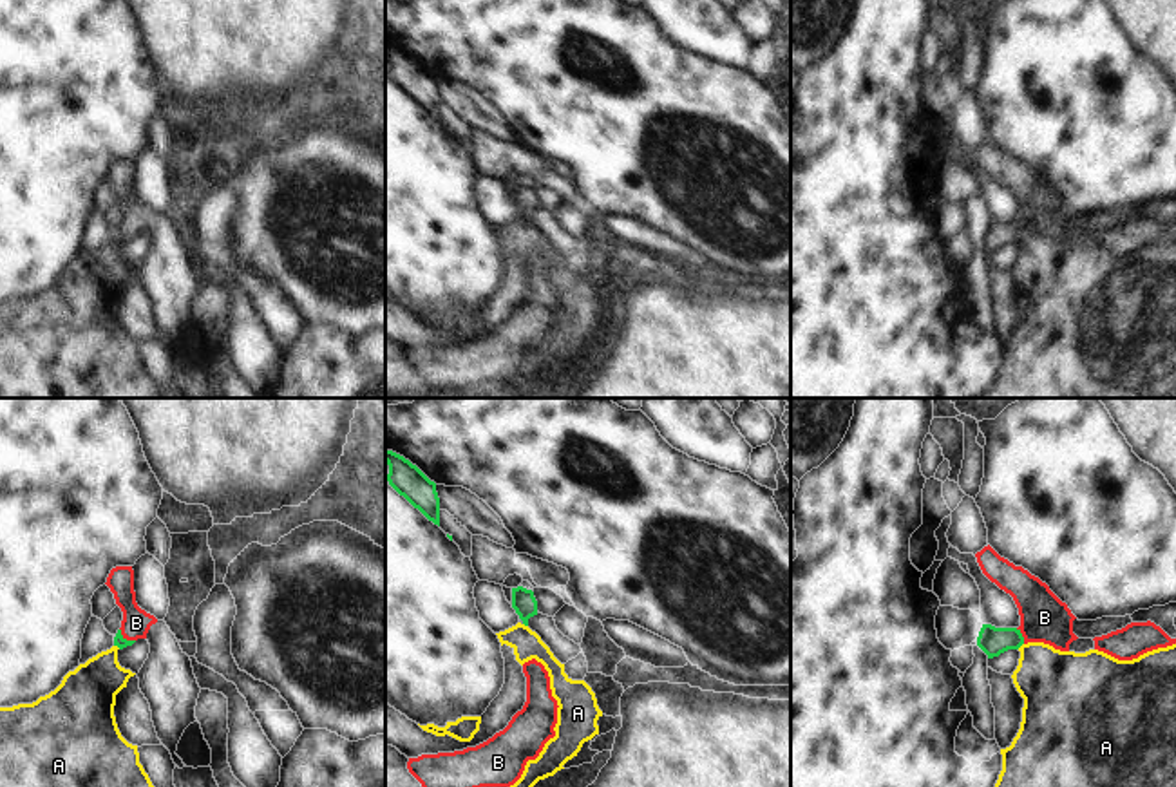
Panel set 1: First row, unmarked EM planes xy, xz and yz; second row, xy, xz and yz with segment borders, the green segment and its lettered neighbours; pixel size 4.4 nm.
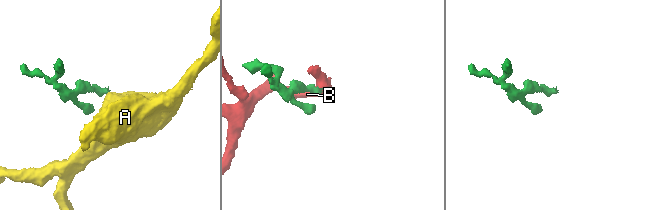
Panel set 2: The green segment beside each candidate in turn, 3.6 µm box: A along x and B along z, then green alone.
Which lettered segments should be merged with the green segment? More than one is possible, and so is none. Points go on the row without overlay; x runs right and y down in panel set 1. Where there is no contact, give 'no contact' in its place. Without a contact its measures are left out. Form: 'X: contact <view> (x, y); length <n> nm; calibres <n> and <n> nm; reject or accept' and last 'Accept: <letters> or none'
A: contact xy (118, 241); length 40 nm; calibres 50 and 240 nm; reject
B: contact xy (125, 234); length 90 nm; calibres 50 and 130 nm; accept
Accept: B

